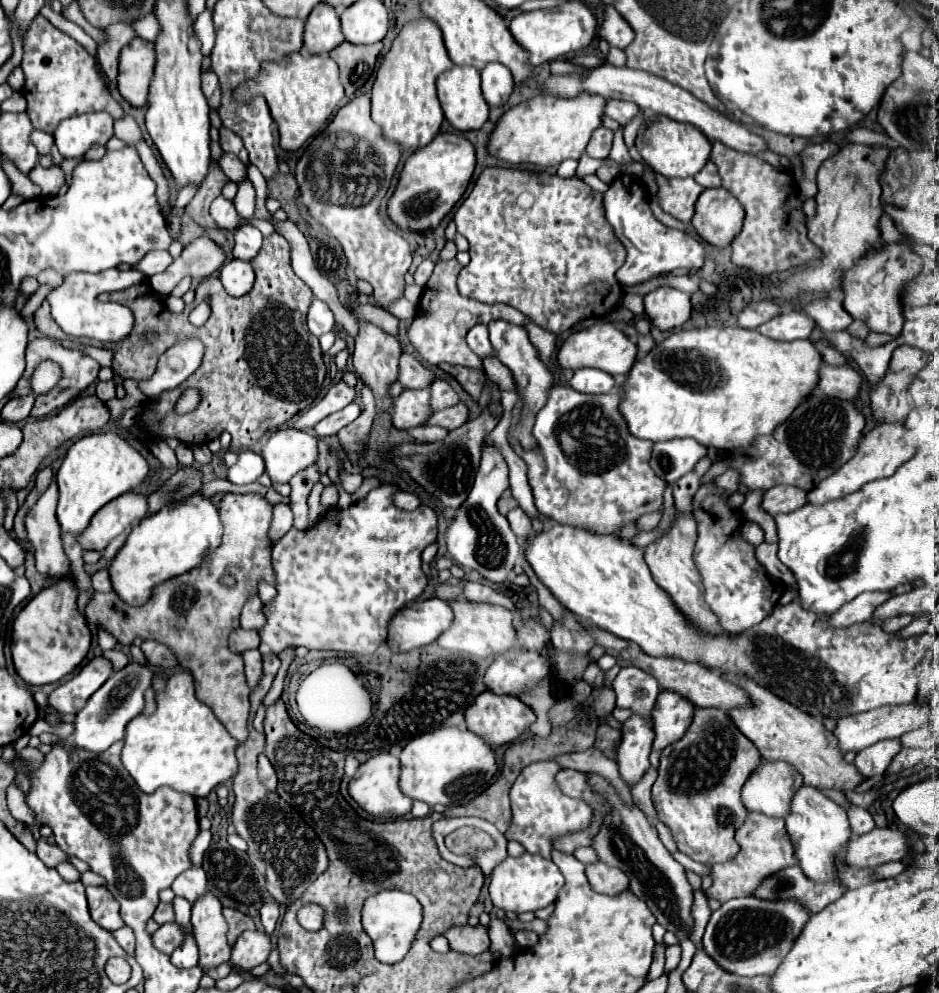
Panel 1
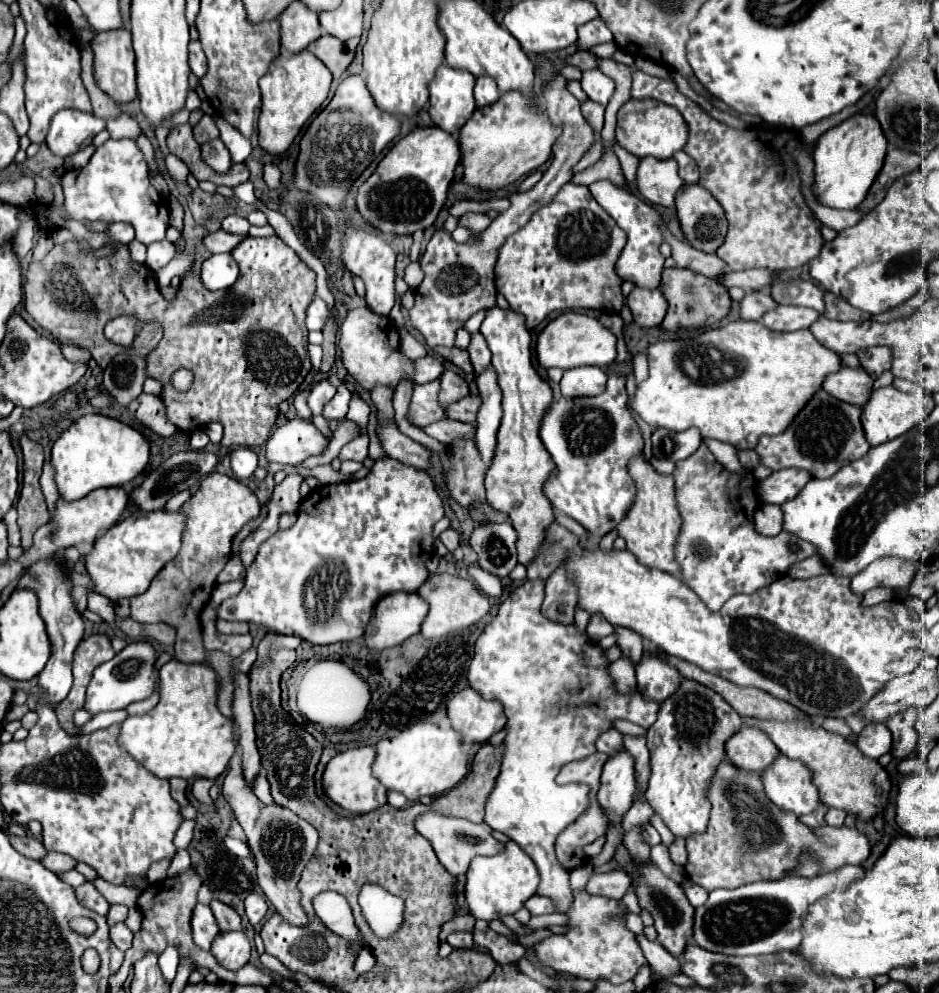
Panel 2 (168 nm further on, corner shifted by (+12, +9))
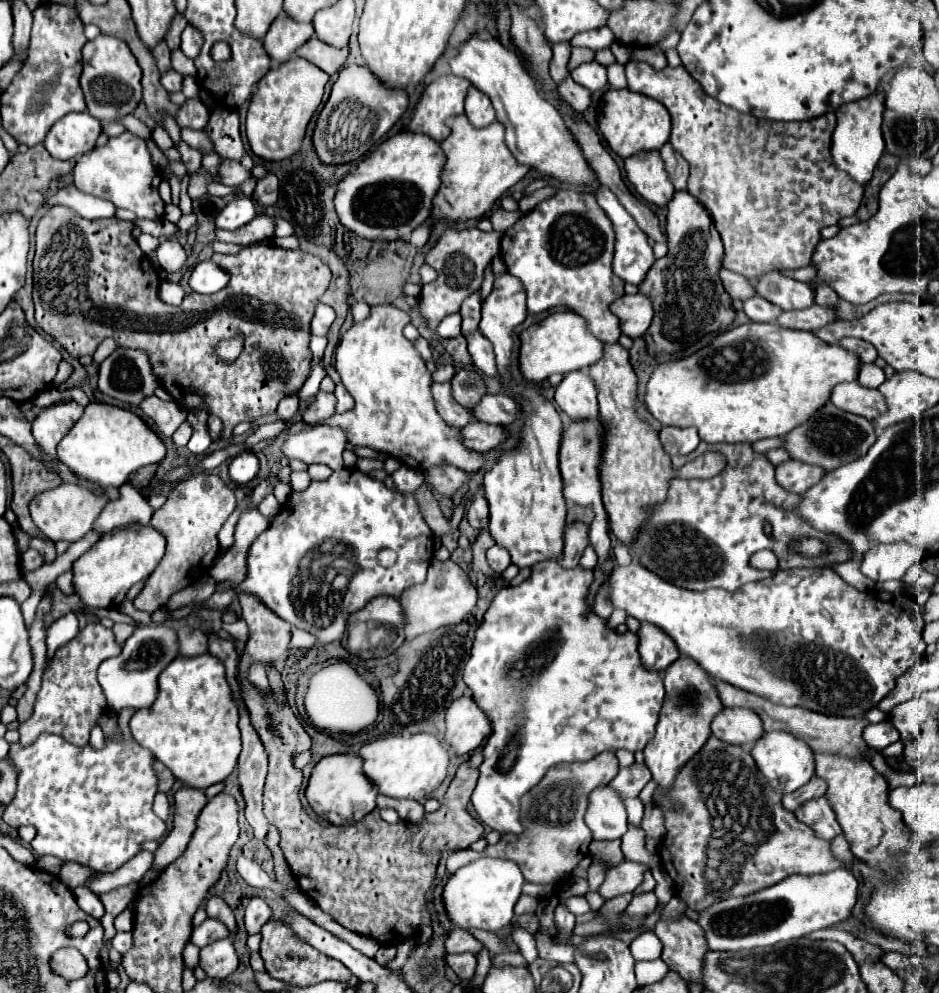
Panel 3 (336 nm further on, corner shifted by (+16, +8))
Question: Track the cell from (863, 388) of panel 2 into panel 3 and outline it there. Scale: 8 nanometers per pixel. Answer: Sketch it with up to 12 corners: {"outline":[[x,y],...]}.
{"outline":[[856,380],[836,384],[830,402],[844,412],[876,418],[880,392]]}

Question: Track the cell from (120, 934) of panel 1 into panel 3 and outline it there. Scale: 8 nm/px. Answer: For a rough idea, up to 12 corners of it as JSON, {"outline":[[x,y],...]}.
{"outline":[[118,932],[112,938],[114,946],[120,954],[132,946],[130,932]]}

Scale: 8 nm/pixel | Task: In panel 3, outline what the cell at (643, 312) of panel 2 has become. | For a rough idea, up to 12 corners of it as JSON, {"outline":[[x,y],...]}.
{"outline":[[644,294],[612,302],[620,328],[630,338],[644,336],[654,316]]}

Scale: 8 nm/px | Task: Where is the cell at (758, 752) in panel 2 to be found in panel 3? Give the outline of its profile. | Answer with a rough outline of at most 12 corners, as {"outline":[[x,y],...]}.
{"outline":[[722,710],[712,734],[726,744],[754,746],[764,736],[752,710]]}

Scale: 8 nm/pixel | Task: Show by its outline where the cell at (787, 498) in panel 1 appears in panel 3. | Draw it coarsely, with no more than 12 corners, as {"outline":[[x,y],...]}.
{"outline":[[786,460],[776,482],[790,494],[804,494],[824,476],[820,466]]}

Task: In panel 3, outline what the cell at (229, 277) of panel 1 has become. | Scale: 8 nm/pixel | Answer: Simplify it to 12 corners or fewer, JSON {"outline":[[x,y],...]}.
{"outline":[[212,260],[198,262],[190,288],[214,294],[230,282],[230,274]]}

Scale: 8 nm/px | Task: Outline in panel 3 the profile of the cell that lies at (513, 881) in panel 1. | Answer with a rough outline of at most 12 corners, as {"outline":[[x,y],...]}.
{"outline":[[482,856],[448,878],[450,920],[498,932],[526,880],[516,862]]}

